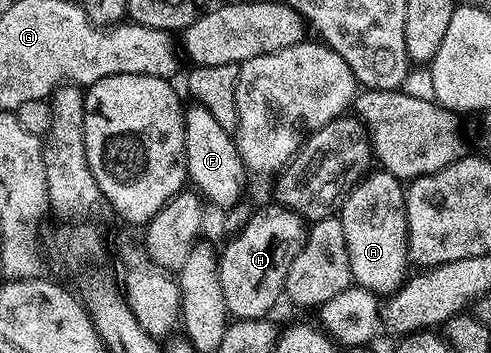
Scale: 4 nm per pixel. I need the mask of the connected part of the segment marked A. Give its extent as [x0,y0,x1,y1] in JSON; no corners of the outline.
[338,169,410,297]

